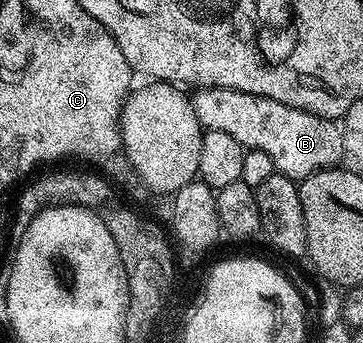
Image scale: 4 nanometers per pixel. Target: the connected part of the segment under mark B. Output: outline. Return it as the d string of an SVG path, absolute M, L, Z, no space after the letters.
M203 87L192 92L191 102L205 131L228 133L247 149L263 149L275 161L278 172L292 179L300 181L316 171L338 166L343 157L343 133L334 120L283 105L283 101L235 89Z

